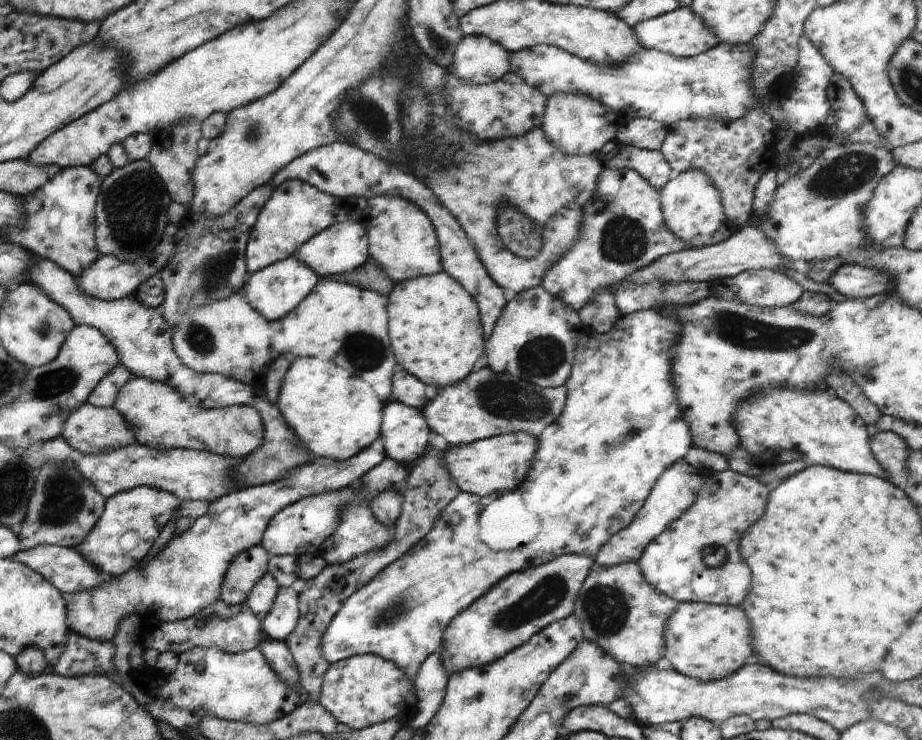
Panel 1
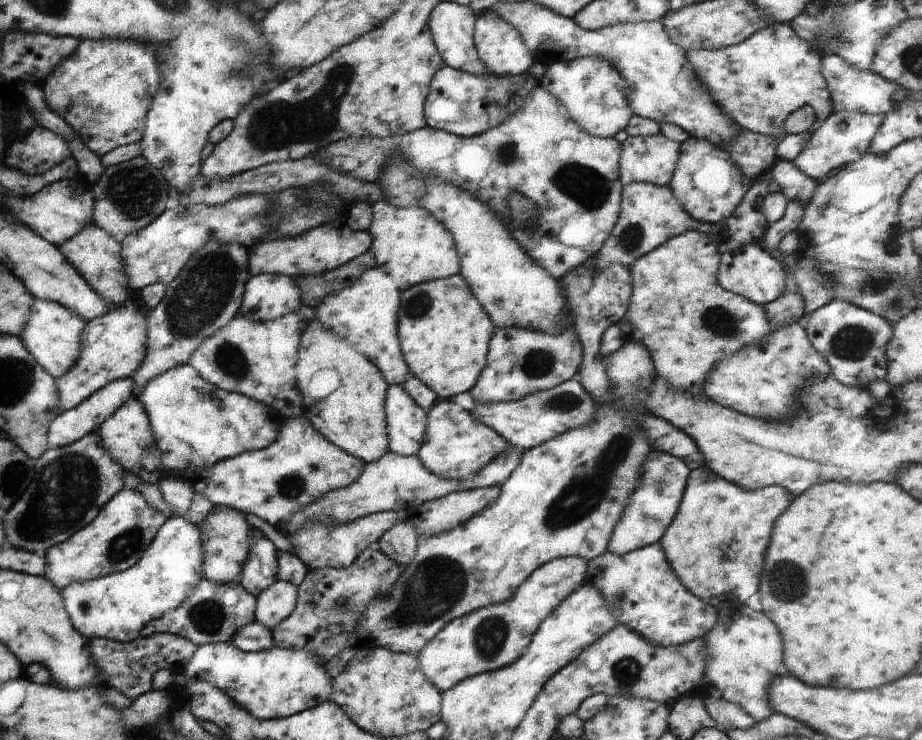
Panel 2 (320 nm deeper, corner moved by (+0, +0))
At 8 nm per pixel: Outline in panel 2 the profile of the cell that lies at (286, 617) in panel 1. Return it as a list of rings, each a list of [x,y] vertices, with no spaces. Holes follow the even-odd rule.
[[[274,581],[274,584],[256,597],[255,621],[266,628],[273,629],[293,613],[298,591],[299,585]]]

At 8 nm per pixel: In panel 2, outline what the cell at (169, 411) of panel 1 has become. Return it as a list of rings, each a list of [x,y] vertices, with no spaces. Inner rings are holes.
[[[178,365],[153,378],[138,395],[143,403],[154,432],[155,441],[163,454],[165,470],[174,473],[186,472],[190,466],[209,469],[221,460],[232,458],[243,452],[259,451],[270,446],[278,437],[282,428],[282,418],[271,406],[255,401],[240,393],[220,390],[204,380],[192,366]]]

